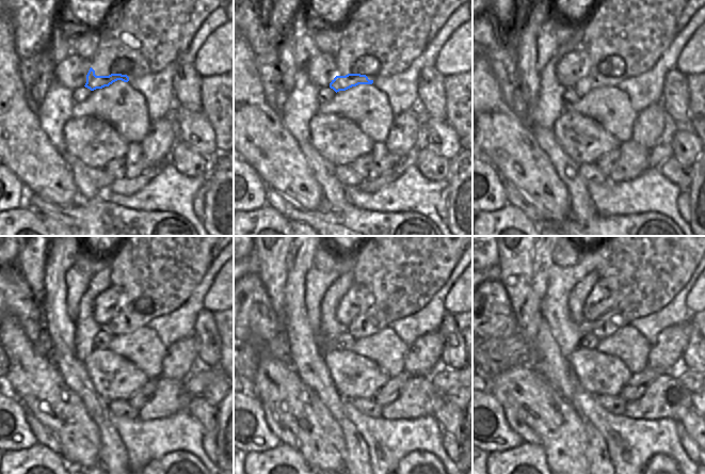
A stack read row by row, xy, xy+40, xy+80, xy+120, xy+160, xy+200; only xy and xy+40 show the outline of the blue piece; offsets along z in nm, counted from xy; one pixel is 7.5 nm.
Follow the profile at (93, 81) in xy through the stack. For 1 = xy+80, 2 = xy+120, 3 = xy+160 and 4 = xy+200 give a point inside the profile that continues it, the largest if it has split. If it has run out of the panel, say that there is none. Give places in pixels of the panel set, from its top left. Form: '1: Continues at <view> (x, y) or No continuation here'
1: Continues at xy+80 (591, 81)
2: Continues at xy+120 (121, 324)
3: Continues at xy+160 (362, 326)
4: Continues at xy+200 (603, 328).

